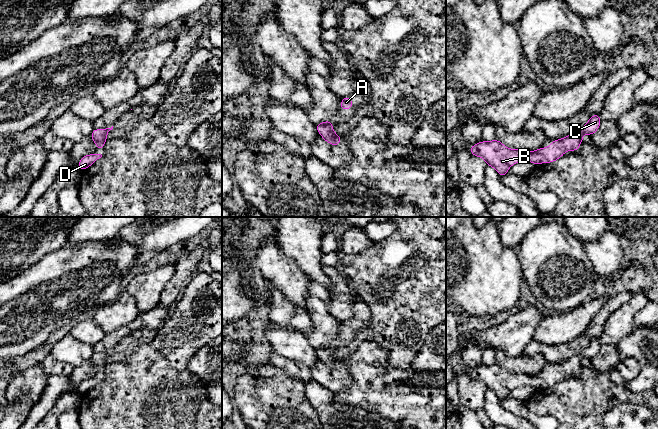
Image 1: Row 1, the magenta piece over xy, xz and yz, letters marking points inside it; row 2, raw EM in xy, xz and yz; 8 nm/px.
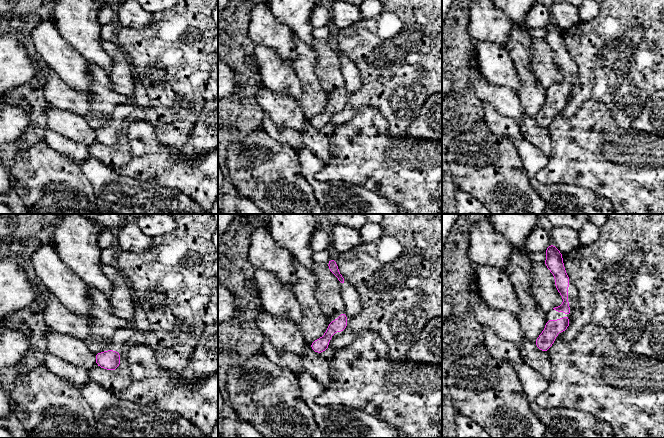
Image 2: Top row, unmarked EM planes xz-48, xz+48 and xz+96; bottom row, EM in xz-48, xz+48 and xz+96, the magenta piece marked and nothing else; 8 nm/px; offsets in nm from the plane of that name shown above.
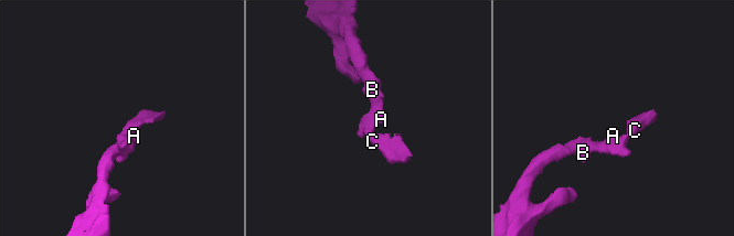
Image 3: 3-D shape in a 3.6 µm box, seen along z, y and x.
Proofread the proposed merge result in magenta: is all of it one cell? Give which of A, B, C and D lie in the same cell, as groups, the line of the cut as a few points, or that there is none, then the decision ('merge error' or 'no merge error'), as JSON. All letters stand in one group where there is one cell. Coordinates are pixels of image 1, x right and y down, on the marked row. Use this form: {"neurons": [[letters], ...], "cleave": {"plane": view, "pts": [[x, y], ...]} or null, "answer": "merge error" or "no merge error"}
{"neurons": [["A", "B", "C", "D"]], "cleave": null, "answer": "no merge error"}

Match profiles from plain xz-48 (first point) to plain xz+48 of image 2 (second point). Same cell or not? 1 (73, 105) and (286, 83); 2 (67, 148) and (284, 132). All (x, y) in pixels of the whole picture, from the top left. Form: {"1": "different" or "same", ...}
{"1": "same", "2": "same"}

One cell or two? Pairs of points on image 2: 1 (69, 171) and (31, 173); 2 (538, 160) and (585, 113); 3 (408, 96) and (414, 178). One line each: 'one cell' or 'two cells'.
1: one cell
2: two cells
3: two cells

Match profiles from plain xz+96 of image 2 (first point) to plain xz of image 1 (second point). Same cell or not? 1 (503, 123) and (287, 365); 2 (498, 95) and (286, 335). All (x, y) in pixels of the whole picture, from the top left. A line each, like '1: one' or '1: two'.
1: one
2: one

